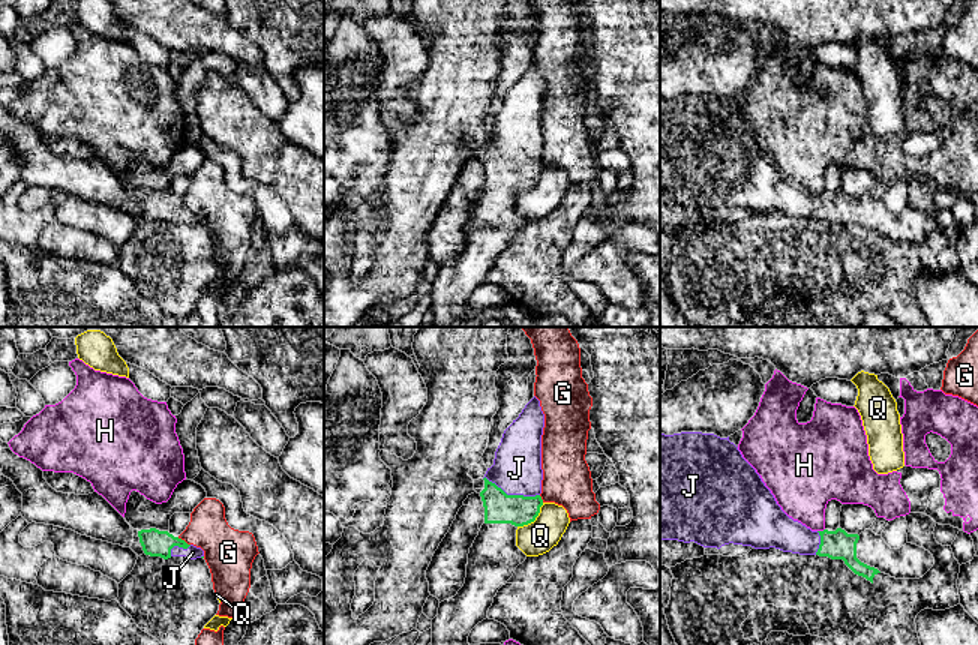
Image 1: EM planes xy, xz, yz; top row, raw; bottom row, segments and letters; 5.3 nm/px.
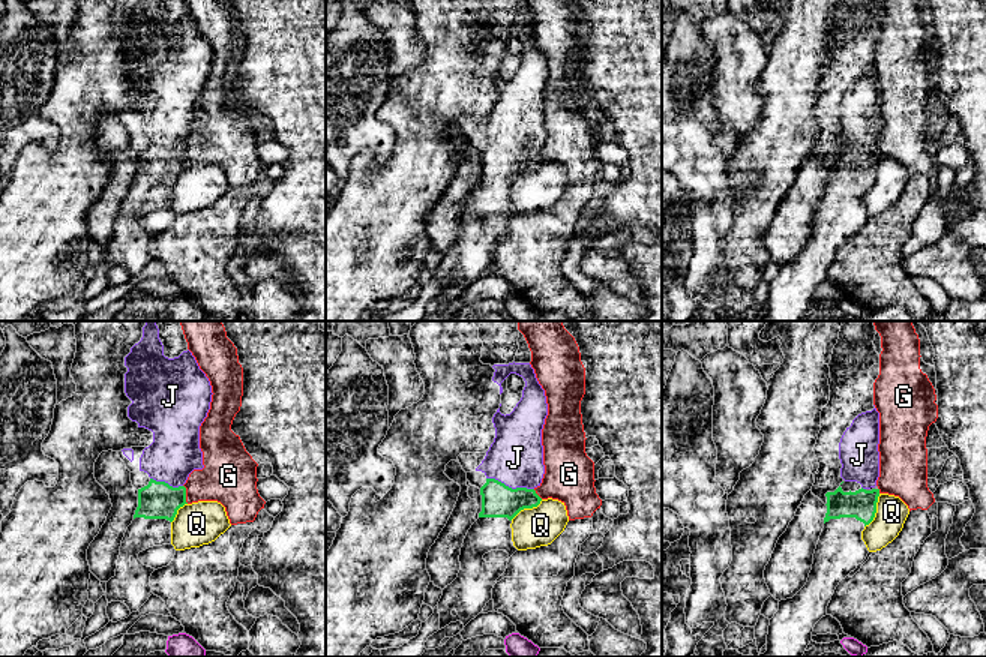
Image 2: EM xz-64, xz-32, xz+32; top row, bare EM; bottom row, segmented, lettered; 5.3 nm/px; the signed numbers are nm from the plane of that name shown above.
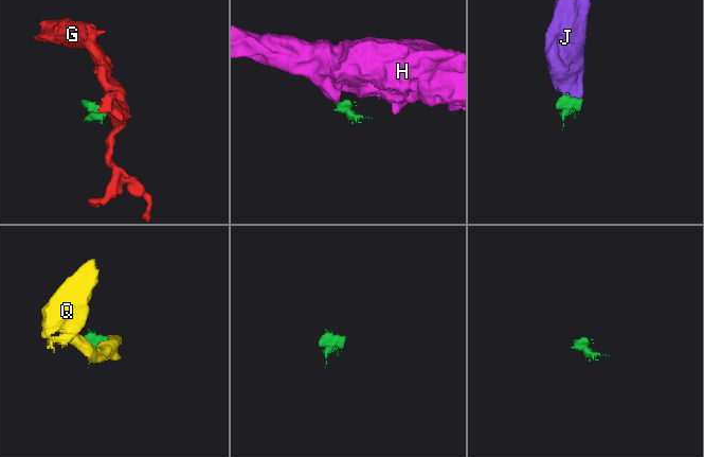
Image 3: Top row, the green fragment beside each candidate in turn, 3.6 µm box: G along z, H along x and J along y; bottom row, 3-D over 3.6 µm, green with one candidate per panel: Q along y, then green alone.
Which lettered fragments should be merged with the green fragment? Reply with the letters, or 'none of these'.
J

